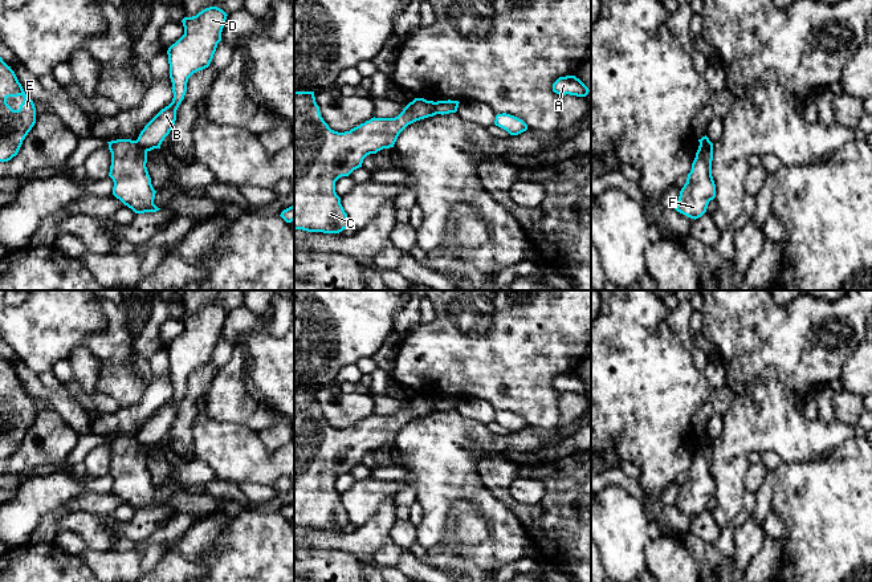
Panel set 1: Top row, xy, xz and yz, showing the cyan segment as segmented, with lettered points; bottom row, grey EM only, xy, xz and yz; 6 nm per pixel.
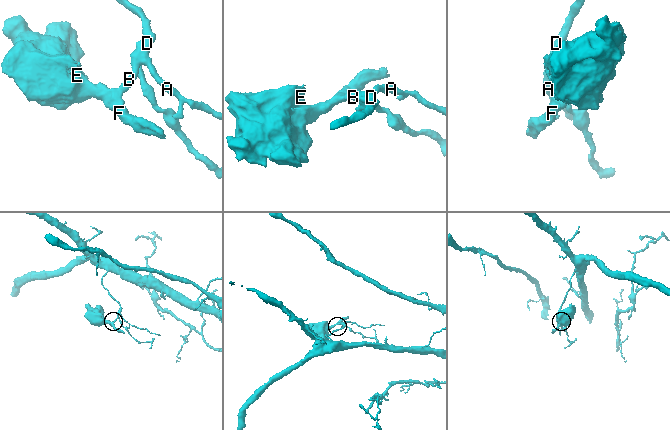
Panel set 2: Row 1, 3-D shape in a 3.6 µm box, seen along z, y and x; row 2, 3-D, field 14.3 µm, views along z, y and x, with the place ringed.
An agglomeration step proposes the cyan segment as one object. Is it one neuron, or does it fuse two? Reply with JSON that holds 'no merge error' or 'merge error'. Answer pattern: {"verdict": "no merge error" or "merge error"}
{"verdict": "merge error"}

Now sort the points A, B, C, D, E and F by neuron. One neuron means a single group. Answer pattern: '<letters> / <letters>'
A B D / C E F

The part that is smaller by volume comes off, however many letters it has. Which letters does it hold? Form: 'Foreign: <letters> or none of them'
Foreign: C, E, F

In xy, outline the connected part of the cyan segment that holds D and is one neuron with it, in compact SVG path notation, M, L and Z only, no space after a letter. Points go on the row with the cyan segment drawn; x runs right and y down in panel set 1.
M209 7L196 16L182 20L184 34L167 50L174 98L140 131L136 142L146 151L160 148L162 142L172 130L176 110L187 91L188 78L209 66L221 41L227 16L223 9Z

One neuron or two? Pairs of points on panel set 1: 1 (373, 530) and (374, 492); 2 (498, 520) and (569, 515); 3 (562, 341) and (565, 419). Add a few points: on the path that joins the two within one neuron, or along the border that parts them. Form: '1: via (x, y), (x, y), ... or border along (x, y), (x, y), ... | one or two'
1: border along (392, 496), (358, 526) | two
2: border along (494, 497), (513, 513), (533, 542) | two
3: border along (562, 393), (558, 401), (558, 423) | two

